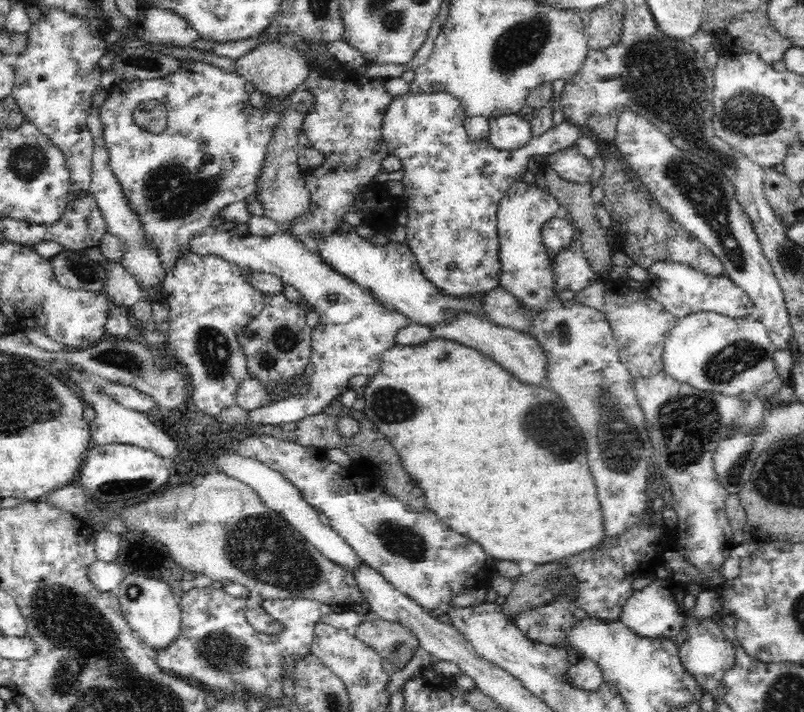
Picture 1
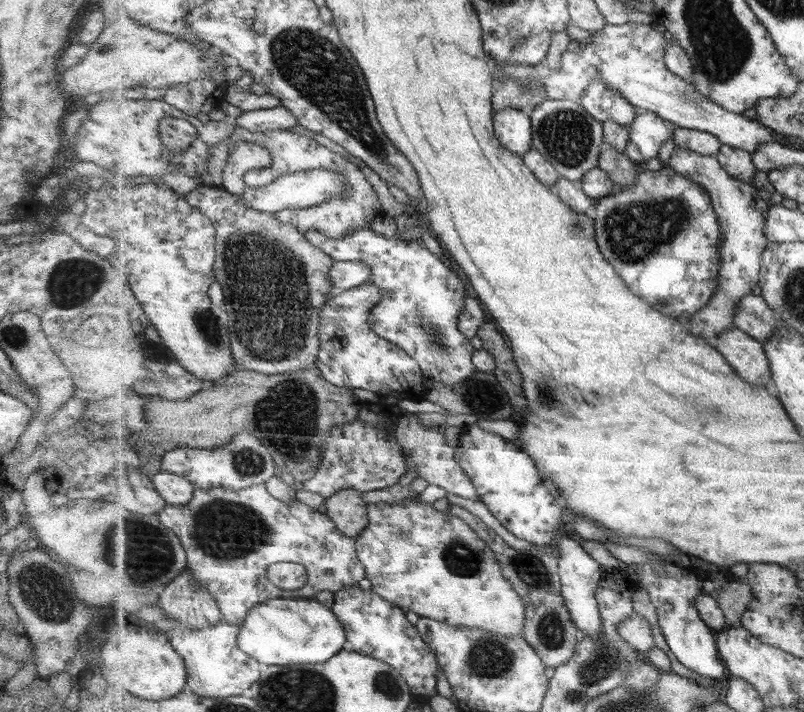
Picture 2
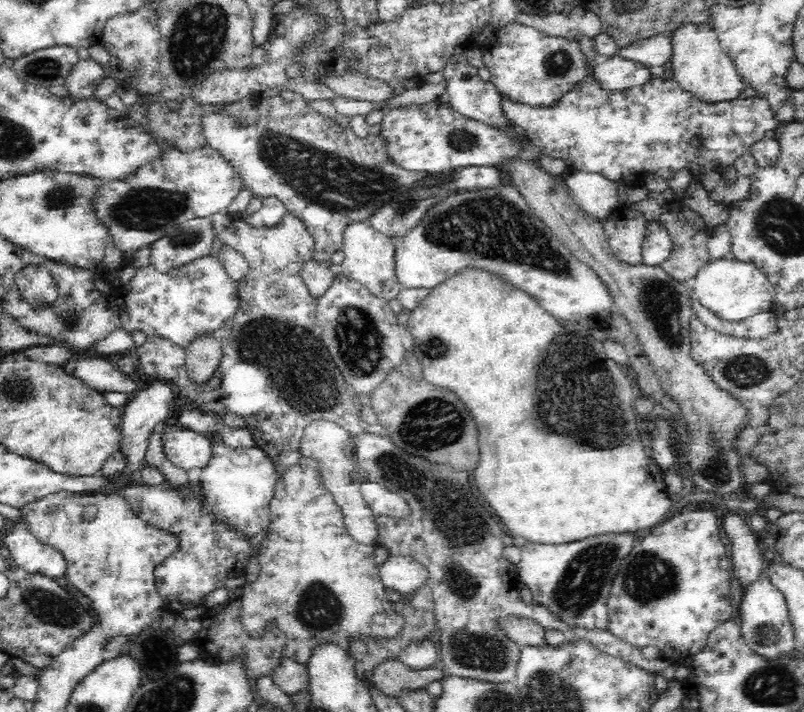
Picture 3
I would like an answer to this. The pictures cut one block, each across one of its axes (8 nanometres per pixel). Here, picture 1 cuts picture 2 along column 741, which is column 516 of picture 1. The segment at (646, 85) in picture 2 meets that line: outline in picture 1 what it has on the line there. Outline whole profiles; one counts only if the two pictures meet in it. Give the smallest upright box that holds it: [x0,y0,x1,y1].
[487,114,533,150]

